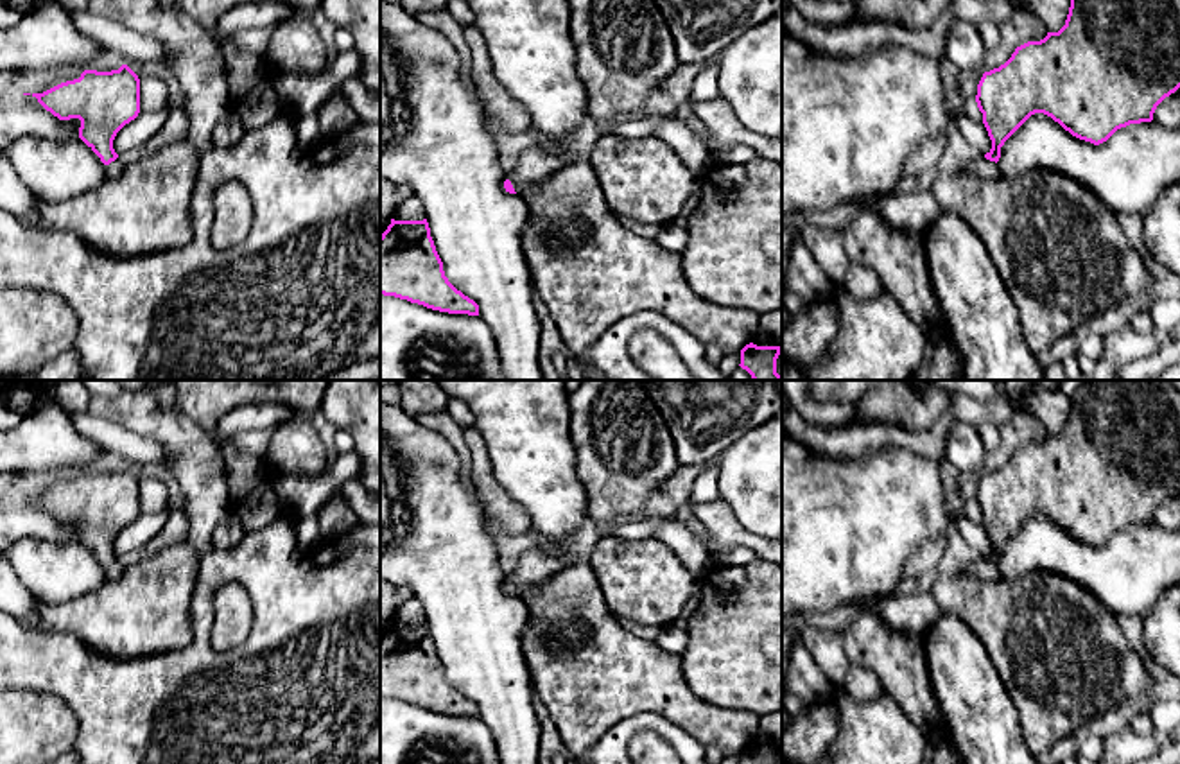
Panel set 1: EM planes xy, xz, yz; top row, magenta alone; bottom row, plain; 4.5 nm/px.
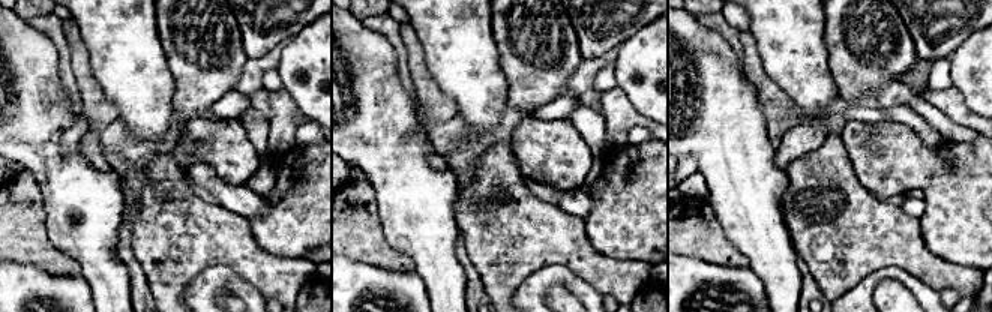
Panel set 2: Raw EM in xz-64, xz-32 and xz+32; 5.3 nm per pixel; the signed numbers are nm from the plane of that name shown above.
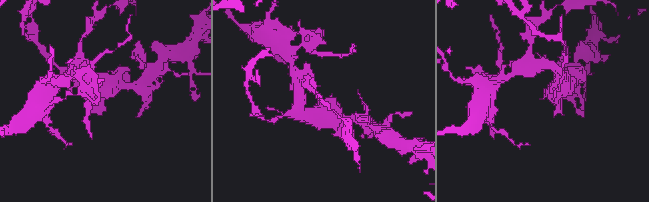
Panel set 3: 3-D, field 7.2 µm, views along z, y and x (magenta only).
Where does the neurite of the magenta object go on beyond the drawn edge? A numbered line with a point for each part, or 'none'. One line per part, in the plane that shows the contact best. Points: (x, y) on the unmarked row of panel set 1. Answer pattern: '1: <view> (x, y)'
1: xz (546, 560)

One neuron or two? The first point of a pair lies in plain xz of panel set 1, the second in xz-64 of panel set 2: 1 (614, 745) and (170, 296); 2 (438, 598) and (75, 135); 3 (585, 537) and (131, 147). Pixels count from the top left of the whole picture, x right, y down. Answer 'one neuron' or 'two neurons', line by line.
1: two neurons
2: two neurons
3: one neuron

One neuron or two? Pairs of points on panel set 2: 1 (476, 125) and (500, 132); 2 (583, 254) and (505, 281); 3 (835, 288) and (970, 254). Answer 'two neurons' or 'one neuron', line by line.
1: two neurons
2: one neuron
3: two neurons

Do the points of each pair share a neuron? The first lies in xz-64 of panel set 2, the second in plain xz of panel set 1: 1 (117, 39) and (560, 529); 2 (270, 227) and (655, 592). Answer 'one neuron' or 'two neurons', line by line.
1: one neuron
2: one neuron

